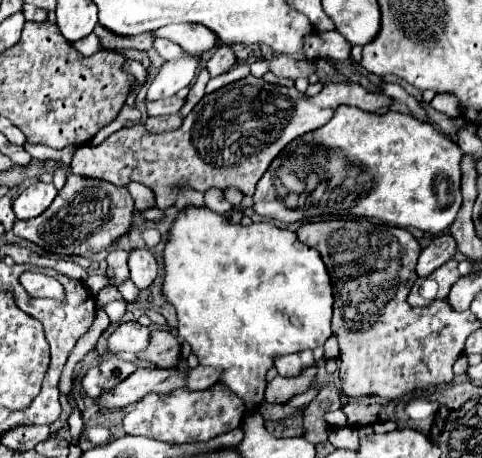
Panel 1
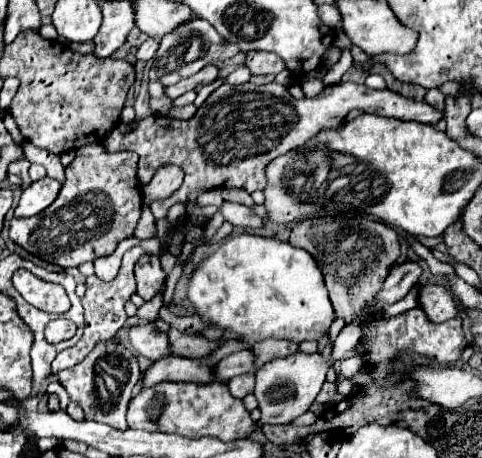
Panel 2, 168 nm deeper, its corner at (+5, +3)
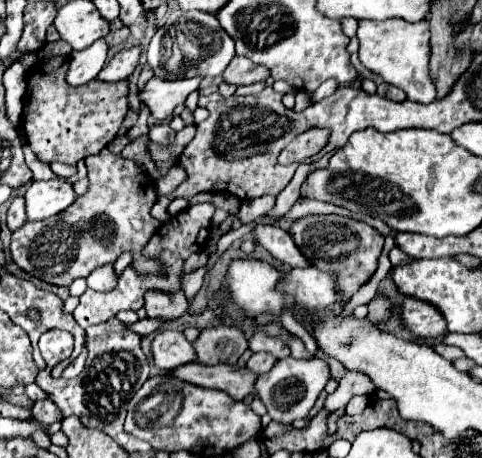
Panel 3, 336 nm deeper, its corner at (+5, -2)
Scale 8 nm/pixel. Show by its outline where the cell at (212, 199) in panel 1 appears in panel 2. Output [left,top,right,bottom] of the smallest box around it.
[220,203,264,229]

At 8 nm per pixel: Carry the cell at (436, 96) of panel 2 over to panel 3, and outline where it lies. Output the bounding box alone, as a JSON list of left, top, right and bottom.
[356,18,436,104]

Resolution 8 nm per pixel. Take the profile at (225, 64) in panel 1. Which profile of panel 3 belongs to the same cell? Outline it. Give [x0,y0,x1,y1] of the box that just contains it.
[140,76,202,120]

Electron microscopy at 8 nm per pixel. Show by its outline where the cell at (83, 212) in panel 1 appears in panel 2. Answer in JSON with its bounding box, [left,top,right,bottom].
[10,141,142,269]

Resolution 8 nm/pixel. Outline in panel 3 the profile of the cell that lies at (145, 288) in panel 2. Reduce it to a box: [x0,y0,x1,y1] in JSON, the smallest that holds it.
[144,290,188,320]

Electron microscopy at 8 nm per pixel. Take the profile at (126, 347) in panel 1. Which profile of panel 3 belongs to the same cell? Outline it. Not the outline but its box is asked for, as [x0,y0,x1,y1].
[150,330,196,372]

